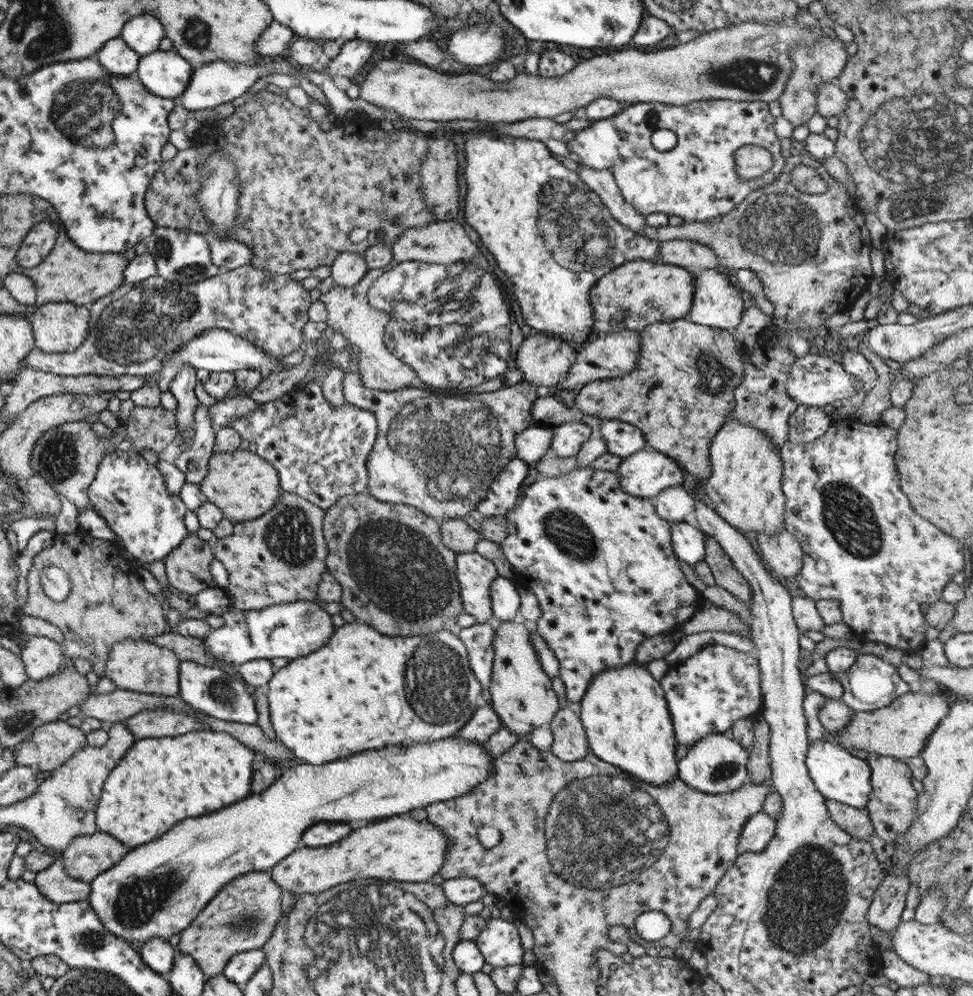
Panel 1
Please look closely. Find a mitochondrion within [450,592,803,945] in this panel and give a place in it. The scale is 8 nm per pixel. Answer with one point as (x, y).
(600, 831)

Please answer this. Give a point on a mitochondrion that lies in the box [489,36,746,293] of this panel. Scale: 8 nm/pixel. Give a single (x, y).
(577, 237)

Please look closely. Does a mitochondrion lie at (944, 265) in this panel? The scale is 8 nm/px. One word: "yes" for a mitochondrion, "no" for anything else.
no

